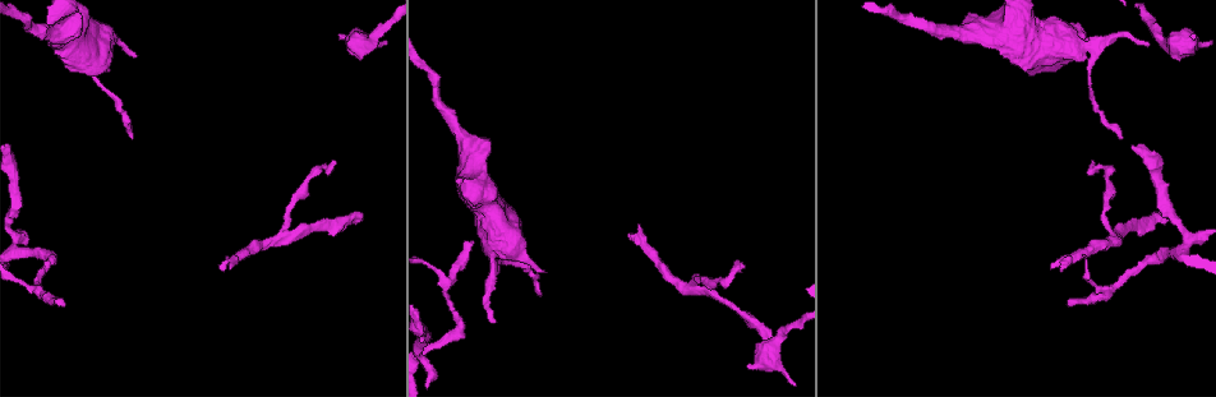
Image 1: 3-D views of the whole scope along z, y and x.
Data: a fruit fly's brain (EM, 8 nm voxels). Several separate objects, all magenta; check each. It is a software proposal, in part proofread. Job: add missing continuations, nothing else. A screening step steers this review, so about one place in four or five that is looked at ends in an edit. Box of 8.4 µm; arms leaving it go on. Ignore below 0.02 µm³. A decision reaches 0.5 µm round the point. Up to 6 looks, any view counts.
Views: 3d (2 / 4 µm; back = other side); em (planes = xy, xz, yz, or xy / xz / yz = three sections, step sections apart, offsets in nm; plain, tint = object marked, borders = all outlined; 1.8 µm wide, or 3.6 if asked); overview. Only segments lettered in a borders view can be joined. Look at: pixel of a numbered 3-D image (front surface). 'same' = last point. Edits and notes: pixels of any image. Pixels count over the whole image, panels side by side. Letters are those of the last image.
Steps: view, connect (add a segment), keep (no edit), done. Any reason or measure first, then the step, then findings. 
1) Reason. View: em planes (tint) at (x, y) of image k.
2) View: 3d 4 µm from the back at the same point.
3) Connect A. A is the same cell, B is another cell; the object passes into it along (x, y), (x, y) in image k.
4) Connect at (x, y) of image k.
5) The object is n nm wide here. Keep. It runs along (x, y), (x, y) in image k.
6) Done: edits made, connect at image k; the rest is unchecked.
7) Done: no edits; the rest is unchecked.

Thin end. View: 3d 2 µm at (541, 270) of image 1.

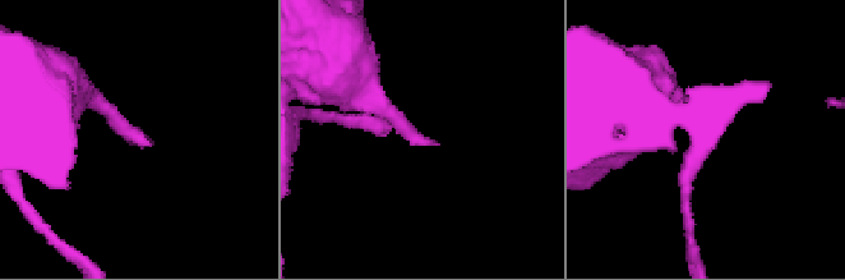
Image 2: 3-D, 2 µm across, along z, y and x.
View: em yz step 16 (tint) at (438, 145) of image 2.

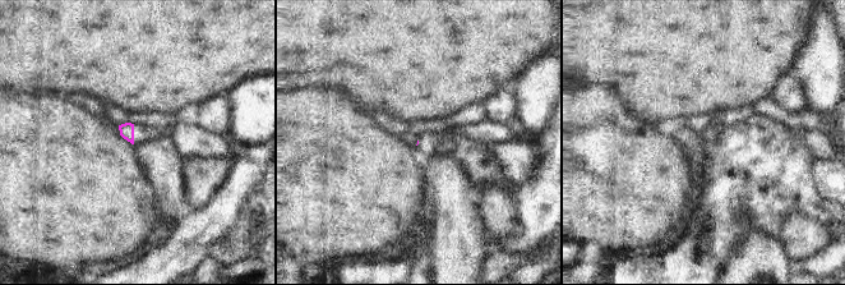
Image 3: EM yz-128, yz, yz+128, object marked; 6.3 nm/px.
Another direction. View: em planes (borders) at the same point.

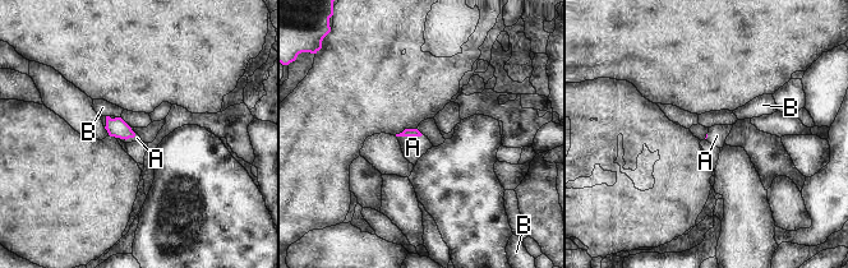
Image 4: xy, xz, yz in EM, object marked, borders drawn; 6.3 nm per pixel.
Connect at (137, 138) of image 4. A is the same cell, B is another cell; the object passes into it along (118, 128), (127, 138), (137, 138) in image 4; the neuron continues.

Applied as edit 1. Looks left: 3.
Redraw. View: overview.

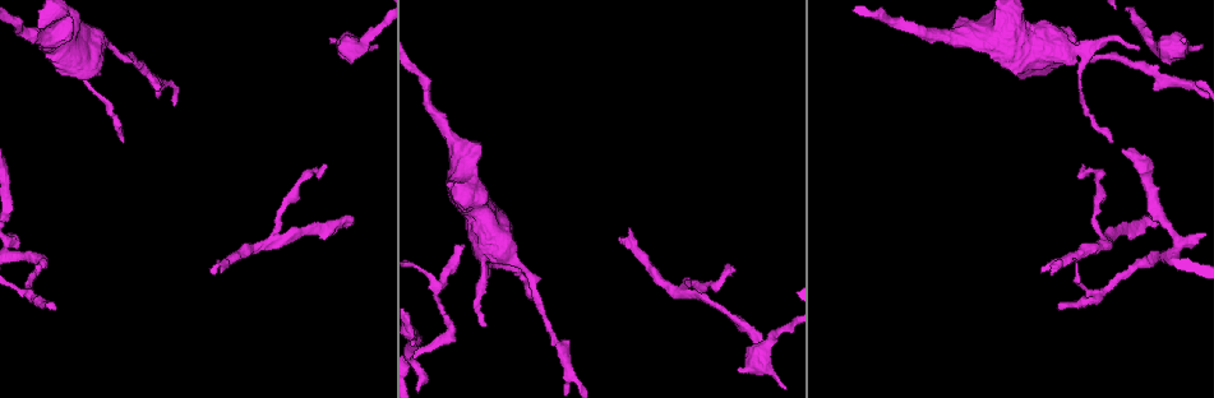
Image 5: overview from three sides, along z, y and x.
Free end. View: em yz step 8 (borders) at (317, 176) of image 5.

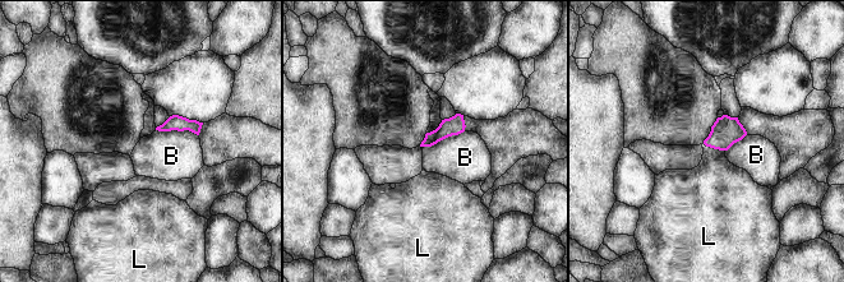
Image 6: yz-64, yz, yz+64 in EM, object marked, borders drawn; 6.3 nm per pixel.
The longest contact is with B, 280 nm. Keep. B and L are other cells; no lettered segment goes on from it.

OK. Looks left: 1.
Branch stops here. View: em yz step 8 (borders) at (1057, 306) of image 5.

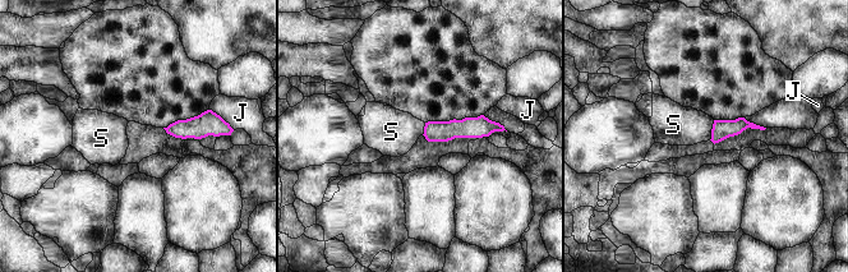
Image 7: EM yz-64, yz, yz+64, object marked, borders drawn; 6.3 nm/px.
The object is 130 nm wide here. Keep. J and S are other cells; a border runs along (714, 120), (709, 139) in image 7; no lettered segment goes on from it.

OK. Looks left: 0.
Done: edits made, connect at image 4; the rest is unchecked.

